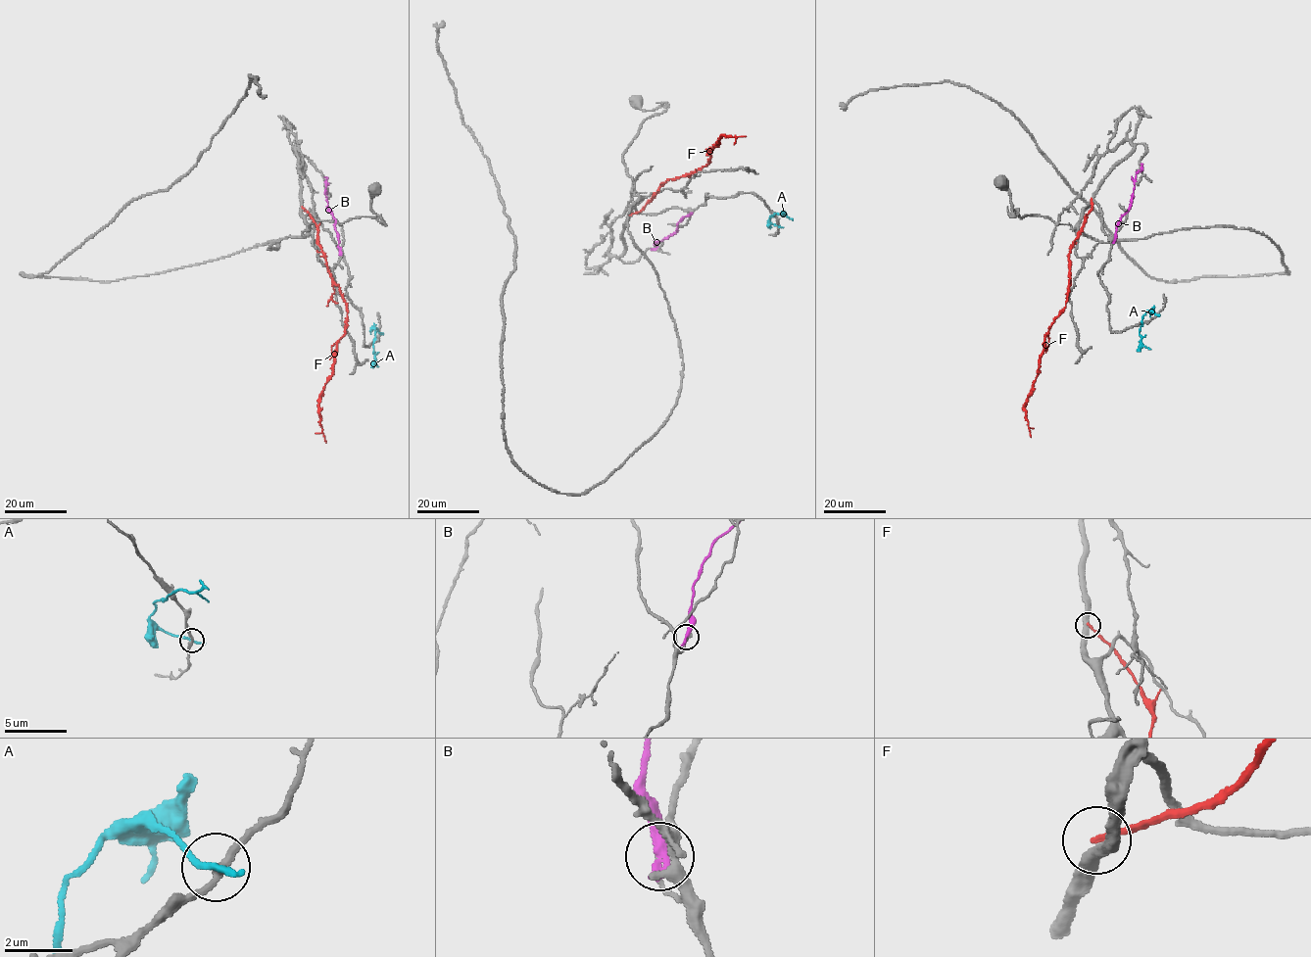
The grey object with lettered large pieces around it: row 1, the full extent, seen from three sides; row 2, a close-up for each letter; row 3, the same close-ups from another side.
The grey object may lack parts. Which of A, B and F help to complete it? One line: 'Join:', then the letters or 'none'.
Join: none

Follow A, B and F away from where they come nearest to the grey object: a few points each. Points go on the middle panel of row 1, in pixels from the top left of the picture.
A: (779, 226), (769, 221), (769, 216), (783, 213), (792, 219)
B: (690, 214), (680, 218), (676, 231), (654, 243), (656, 248), (650, 250)
F: (629, 215), (644, 209), (666, 180), (709, 164), (707, 149), (714, 148), (718, 139), (746, 136)

